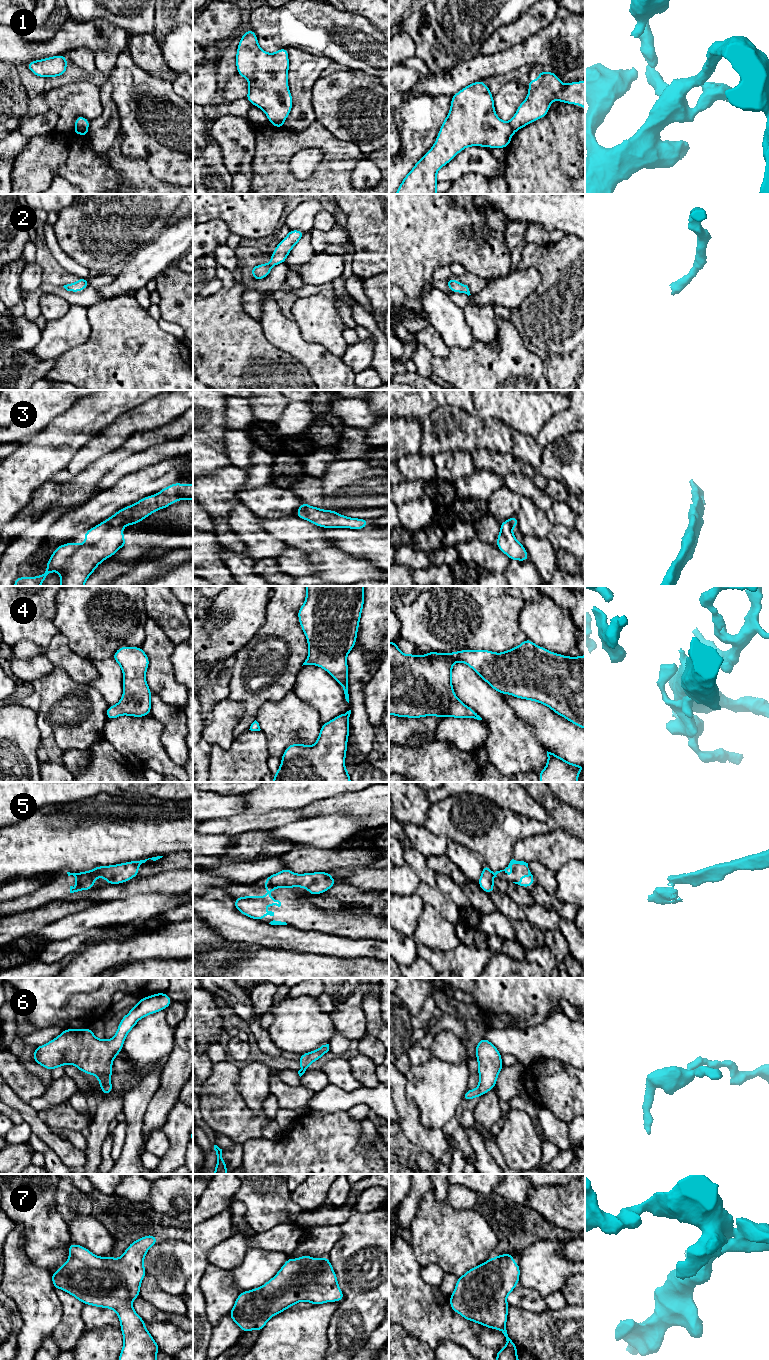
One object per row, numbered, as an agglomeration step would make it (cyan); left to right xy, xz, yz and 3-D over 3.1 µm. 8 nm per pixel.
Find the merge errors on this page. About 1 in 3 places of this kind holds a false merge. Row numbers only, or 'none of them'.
1, 5

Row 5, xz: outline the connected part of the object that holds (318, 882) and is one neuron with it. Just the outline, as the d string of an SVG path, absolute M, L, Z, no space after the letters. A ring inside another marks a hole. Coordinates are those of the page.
M283 869L267 877L264 883L277 888L301 887L308 889L310 895L318 895L332 888L336 880L330 876L330 872L296 874Z

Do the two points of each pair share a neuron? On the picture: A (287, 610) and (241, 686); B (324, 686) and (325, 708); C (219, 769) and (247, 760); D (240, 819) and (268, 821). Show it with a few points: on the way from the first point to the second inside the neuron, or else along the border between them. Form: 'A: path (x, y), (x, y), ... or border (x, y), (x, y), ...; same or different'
A: path (281, 629), (280, 647), (260, 667); same
B: path (324, 691), (326, 703); same
C: path (226, 769), (238, 769), (240, 767); same
D: path (247, 821), (261, 821); same

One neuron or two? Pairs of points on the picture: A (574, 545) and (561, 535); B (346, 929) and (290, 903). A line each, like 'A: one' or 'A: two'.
A: one
B: one

